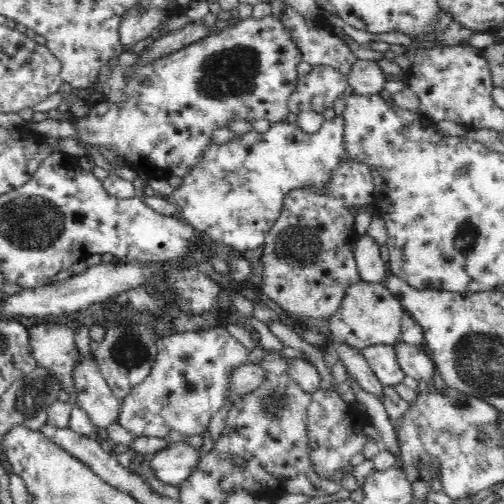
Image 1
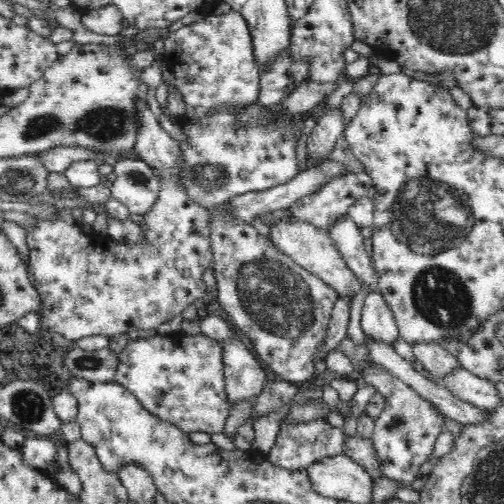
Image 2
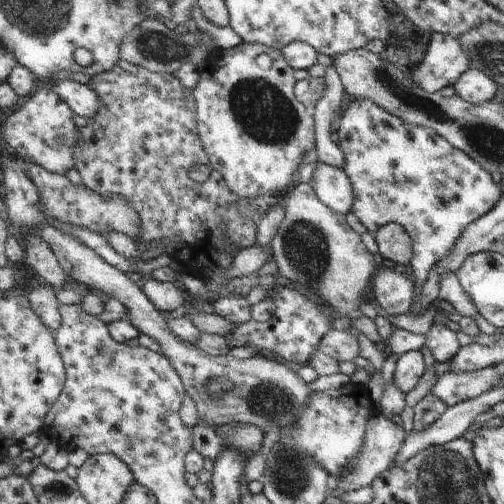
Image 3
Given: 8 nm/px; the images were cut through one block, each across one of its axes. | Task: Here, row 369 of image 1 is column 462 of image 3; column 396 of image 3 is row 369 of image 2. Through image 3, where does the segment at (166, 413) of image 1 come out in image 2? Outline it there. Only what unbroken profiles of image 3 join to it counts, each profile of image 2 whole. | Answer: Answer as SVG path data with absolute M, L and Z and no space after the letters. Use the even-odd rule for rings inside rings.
M170 334L170 336L152 336L140 338L136 342L128 342L126 348L118 354L118 364L114 372L114 382L122 384L134 398L138 398L152 414L160 416L166 422L186 430L186 432L208 432L218 434L226 426L226 418L230 412L230 400L226 392L226 374L222 362L222 348L218 340L186 334Z

